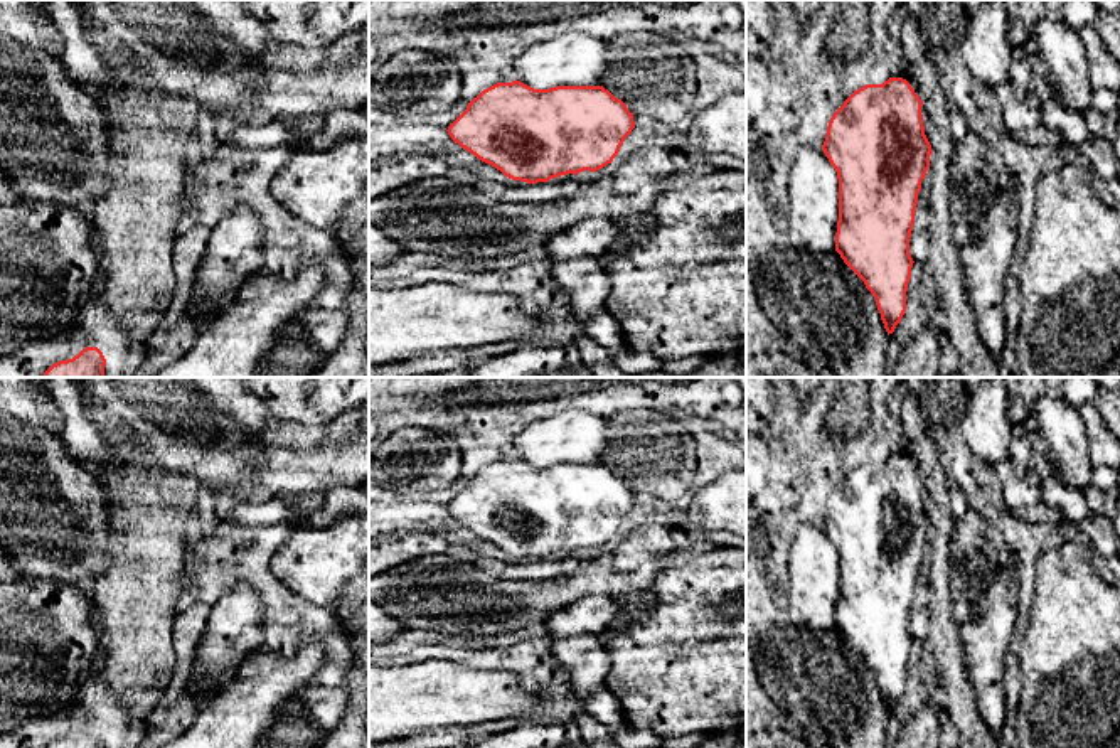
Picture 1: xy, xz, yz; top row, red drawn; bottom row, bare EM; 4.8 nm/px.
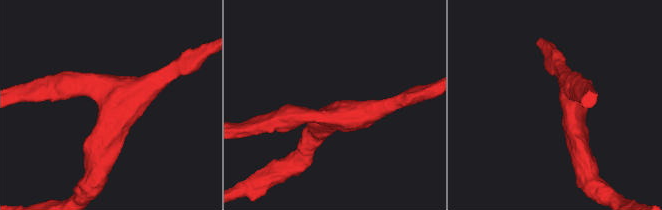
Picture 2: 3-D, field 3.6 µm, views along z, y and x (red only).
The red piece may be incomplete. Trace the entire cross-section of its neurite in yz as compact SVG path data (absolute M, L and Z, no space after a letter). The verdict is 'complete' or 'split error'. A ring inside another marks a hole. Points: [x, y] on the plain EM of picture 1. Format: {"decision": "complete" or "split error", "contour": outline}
{"decision": "complete", "contour": "M903 455L866 462L832 492L822 527L839 556L835 628L876 676L884 706L894 709L906 689L913 635L909 615L921 558L930 546L923 478Z"}

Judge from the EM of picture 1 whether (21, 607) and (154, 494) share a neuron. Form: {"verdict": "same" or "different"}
{"verdict": "different"}

